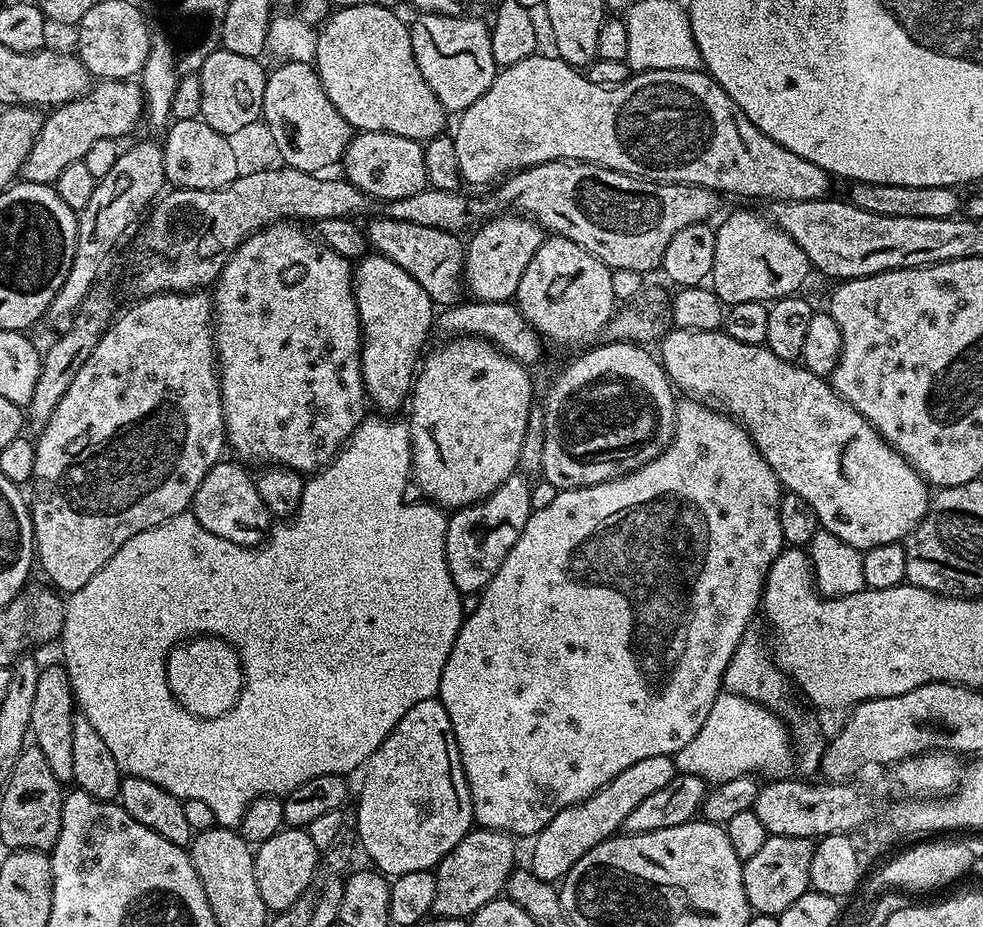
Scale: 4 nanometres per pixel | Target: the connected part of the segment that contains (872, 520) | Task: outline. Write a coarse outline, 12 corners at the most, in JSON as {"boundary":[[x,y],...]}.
{"boundary":[[673,327],[673,385],[737,420],[823,531],[867,550],[929,485],[825,377]]}

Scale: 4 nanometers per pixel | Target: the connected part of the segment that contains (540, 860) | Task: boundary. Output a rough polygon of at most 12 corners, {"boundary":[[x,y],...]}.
{"boundary":[[673,757],[634,762],[554,814],[531,841],[530,871],[563,881],[677,774]]}

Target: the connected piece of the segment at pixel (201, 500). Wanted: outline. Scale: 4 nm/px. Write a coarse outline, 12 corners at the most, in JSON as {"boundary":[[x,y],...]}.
{"boundary":[[224,458],[190,511],[226,542],[256,548],[274,517],[253,473]]}

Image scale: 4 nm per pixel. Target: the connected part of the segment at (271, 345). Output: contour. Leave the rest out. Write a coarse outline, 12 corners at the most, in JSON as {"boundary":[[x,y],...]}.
{"boundary":[[296,222],[214,285],[224,434],[316,474],[366,413],[353,265]]}

